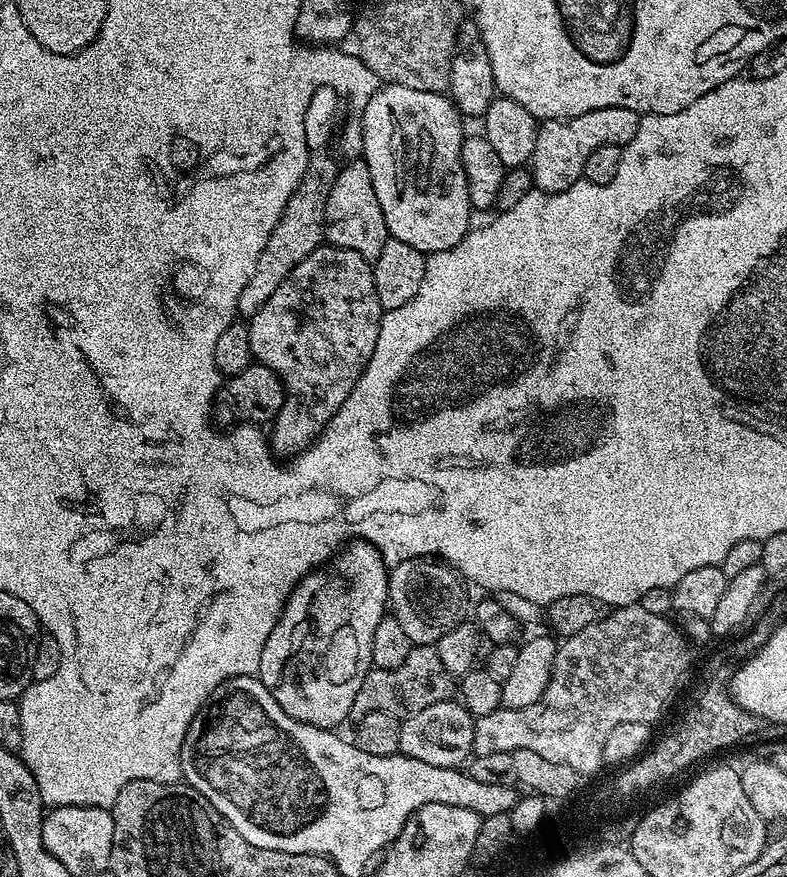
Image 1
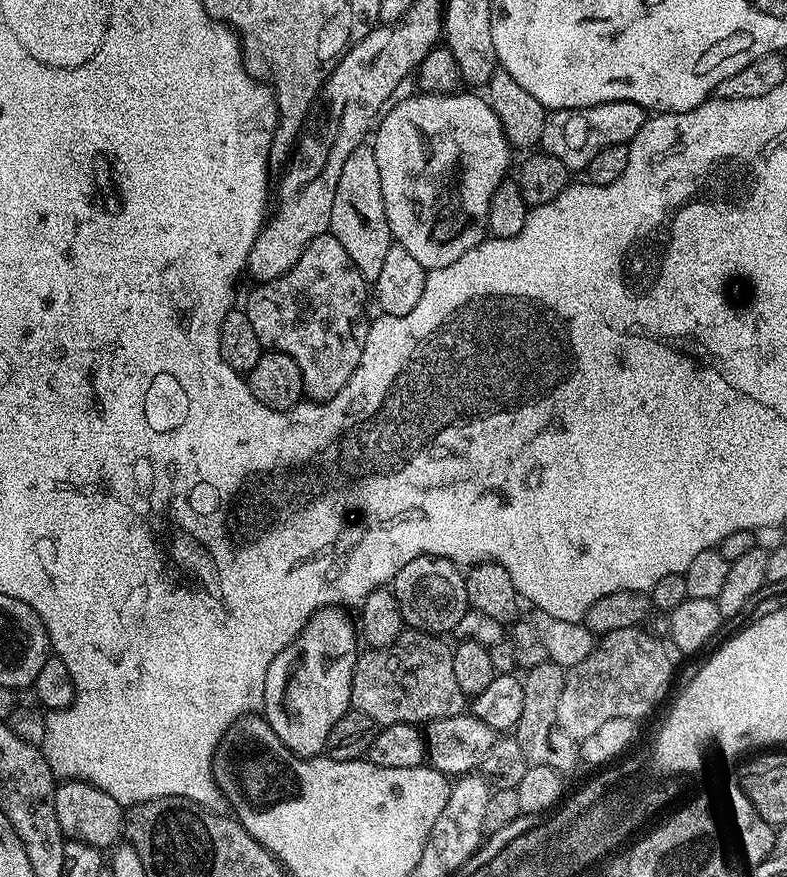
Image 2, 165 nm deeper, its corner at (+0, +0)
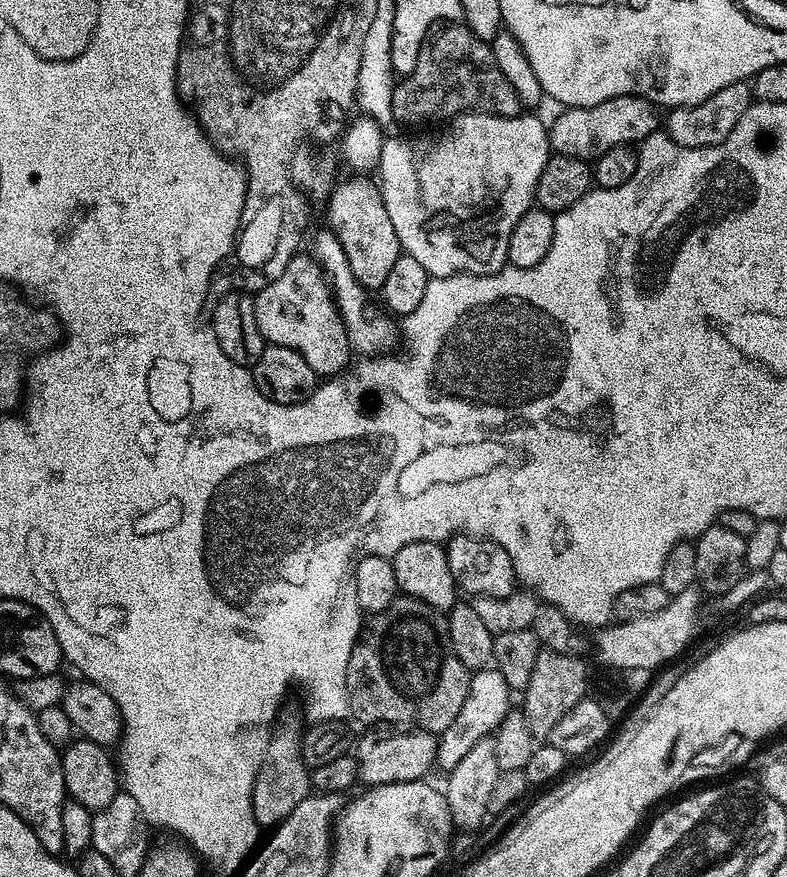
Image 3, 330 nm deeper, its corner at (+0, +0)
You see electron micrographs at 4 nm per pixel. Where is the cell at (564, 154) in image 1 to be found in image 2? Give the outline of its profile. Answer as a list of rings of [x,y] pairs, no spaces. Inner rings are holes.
[[[606,102],[605,104],[595,104],[589,108],[557,108],[548,112],[546,126],[542,126],[539,147],[554,158],[558,158],[558,162],[562,162],[569,170],[576,170],[576,168],[584,170],[587,169],[590,158],[594,158],[594,154],[598,154],[598,150],[615,144],[631,144],[632,139],[638,134],[638,130],[642,130],[645,119],[646,109],[634,102]]]

